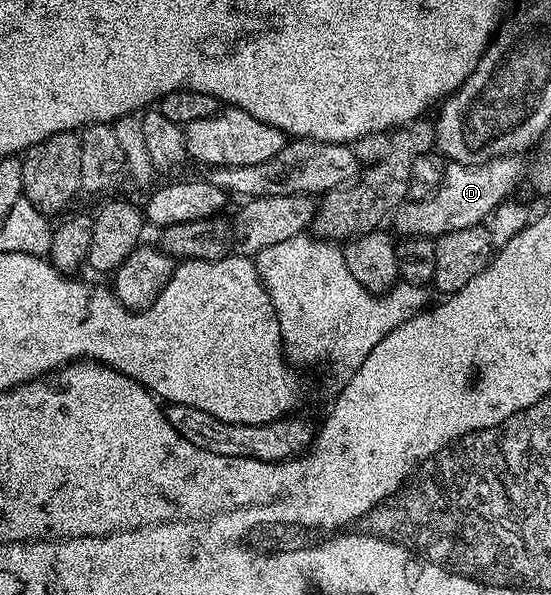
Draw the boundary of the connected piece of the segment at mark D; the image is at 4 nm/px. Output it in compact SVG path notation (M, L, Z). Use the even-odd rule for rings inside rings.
M516 154L513 156L502 156L496 160L490 160L484 164L474 164L473 166L465 166L464 164L448 163L443 171L443 181L439 188L436 189L431 196L424 200L414 200L404 203L402 207L394 213L393 221L395 220L394 231L400 237L406 238L408 236L429 236L437 237L449 234L453 230L465 230L465 226L473 226L474 224L483 224L484 221L490 217L495 208L504 203L508 199L507 196L519 184L519 179L524 179L525 164L523 168L522 155Z

